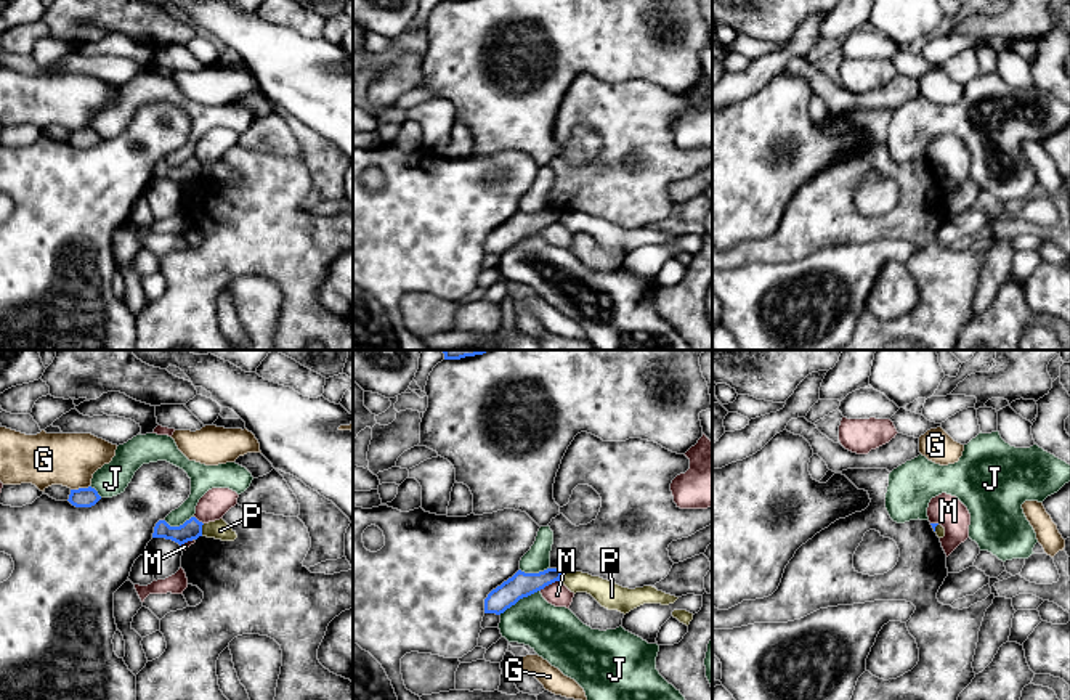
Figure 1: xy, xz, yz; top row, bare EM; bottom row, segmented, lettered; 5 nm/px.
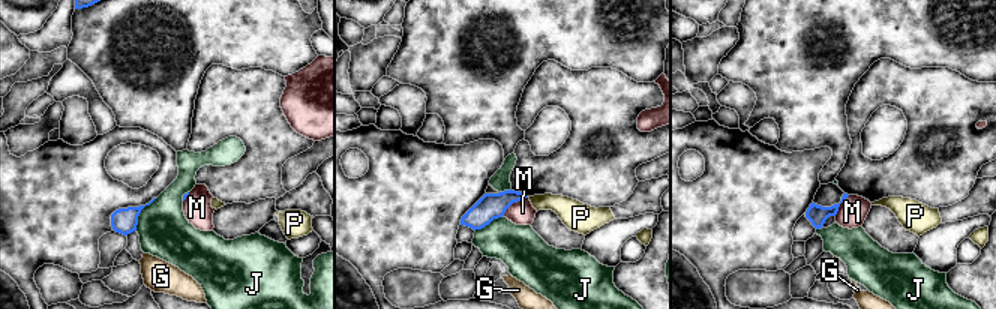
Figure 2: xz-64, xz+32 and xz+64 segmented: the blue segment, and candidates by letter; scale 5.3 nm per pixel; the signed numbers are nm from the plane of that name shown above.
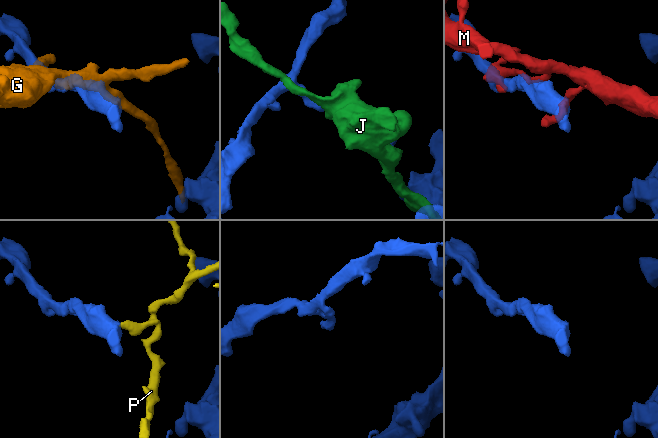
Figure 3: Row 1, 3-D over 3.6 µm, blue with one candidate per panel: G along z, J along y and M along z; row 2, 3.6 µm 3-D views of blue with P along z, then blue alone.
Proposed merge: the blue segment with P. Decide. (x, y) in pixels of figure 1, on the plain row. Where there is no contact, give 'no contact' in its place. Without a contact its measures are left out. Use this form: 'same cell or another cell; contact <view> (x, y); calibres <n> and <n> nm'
another cell; contact xy (201, 170); calibres 100 and 100 nm

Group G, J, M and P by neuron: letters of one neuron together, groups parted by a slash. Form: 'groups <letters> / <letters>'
groups G / J / M / P

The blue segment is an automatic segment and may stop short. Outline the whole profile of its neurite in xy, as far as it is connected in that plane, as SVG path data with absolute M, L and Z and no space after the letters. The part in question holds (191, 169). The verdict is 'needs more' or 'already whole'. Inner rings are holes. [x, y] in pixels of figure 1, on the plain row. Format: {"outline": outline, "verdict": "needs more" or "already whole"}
{"outline": "M191 157L180 167L170 167L165 161L159 161L154 167L152 178L172 180L181 186L202 177L202 165L196 157Z", "verdict": "already whole"}

